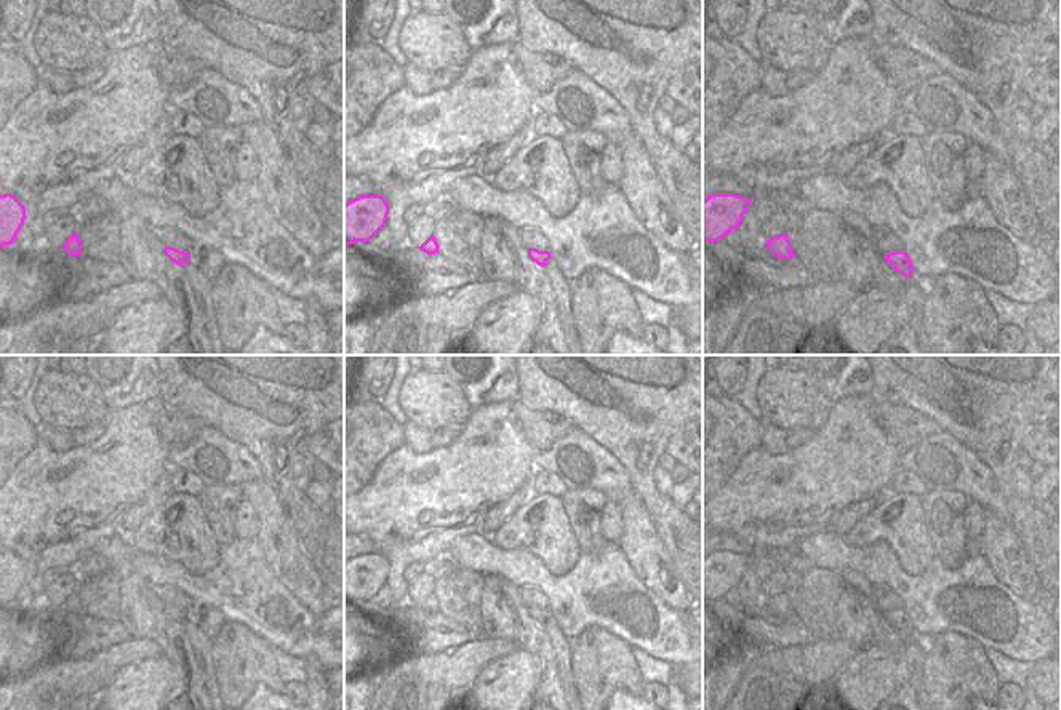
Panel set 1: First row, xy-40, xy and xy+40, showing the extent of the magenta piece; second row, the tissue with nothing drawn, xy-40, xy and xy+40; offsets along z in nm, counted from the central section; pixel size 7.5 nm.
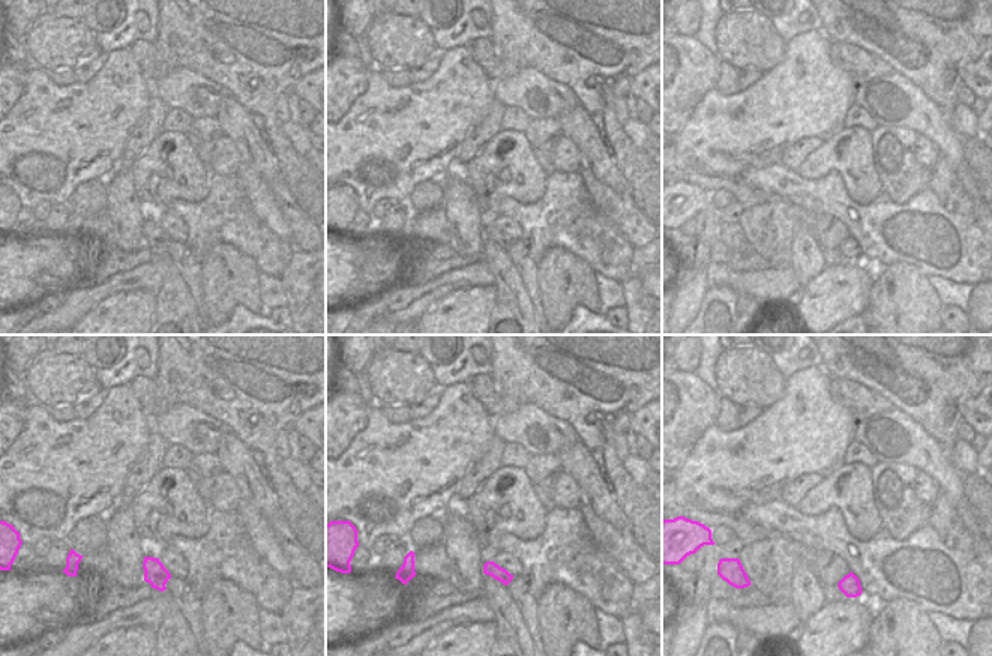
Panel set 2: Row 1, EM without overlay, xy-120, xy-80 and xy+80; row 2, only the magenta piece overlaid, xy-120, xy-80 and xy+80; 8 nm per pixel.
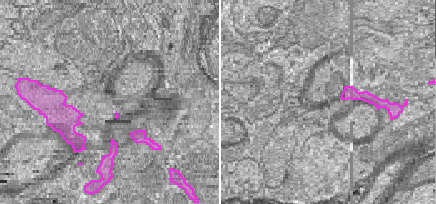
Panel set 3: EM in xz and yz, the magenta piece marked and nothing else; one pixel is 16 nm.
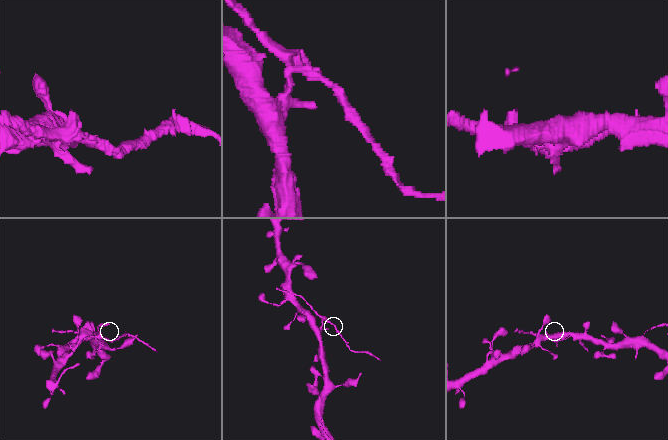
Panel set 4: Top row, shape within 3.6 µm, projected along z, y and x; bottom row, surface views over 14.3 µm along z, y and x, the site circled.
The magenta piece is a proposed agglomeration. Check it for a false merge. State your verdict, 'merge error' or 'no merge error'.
merge error

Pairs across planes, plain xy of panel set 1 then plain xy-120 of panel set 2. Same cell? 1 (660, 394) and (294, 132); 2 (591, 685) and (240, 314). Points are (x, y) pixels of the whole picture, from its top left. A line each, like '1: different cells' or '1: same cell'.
1: different cells
2: different cells

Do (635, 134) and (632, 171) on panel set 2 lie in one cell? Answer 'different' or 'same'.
different

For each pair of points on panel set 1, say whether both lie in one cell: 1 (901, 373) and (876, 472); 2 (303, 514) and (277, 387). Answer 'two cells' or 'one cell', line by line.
1: two cells
2: one cell

